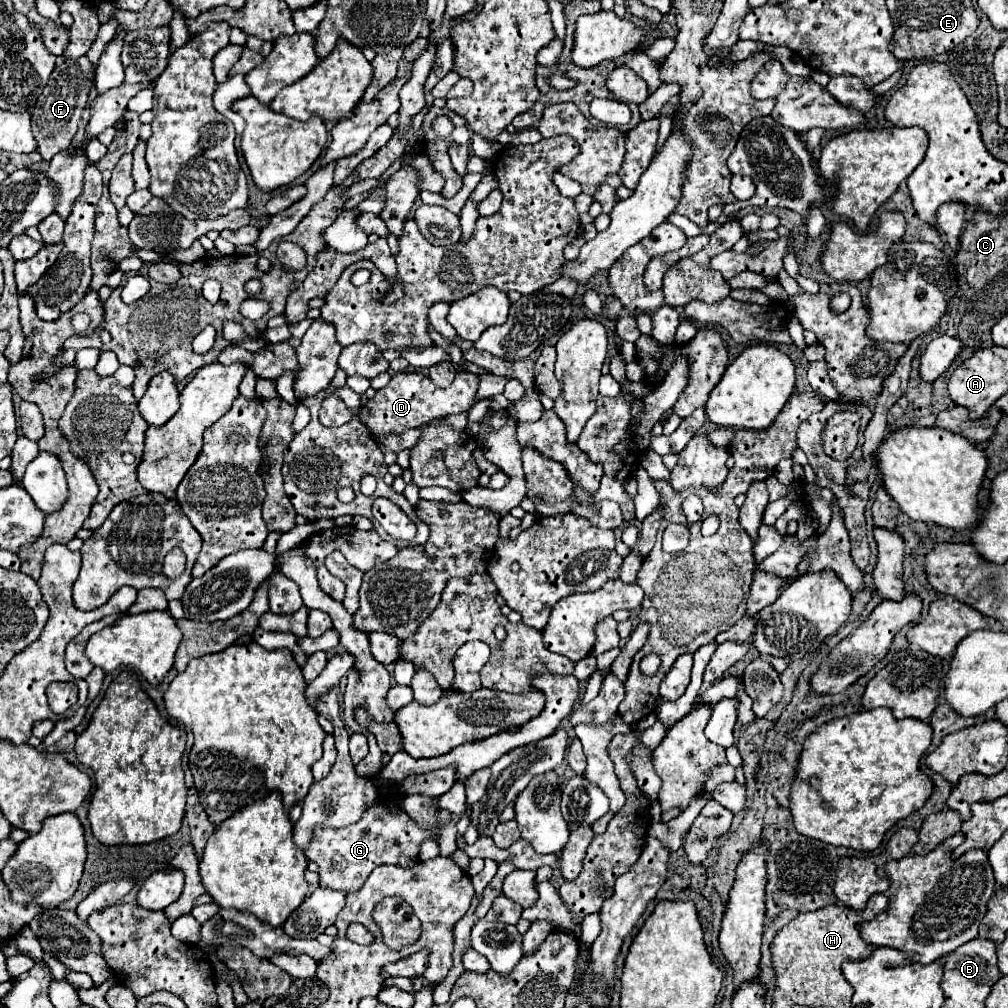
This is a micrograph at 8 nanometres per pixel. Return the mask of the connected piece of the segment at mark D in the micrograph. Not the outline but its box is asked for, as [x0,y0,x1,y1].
[359,373,477,435]

